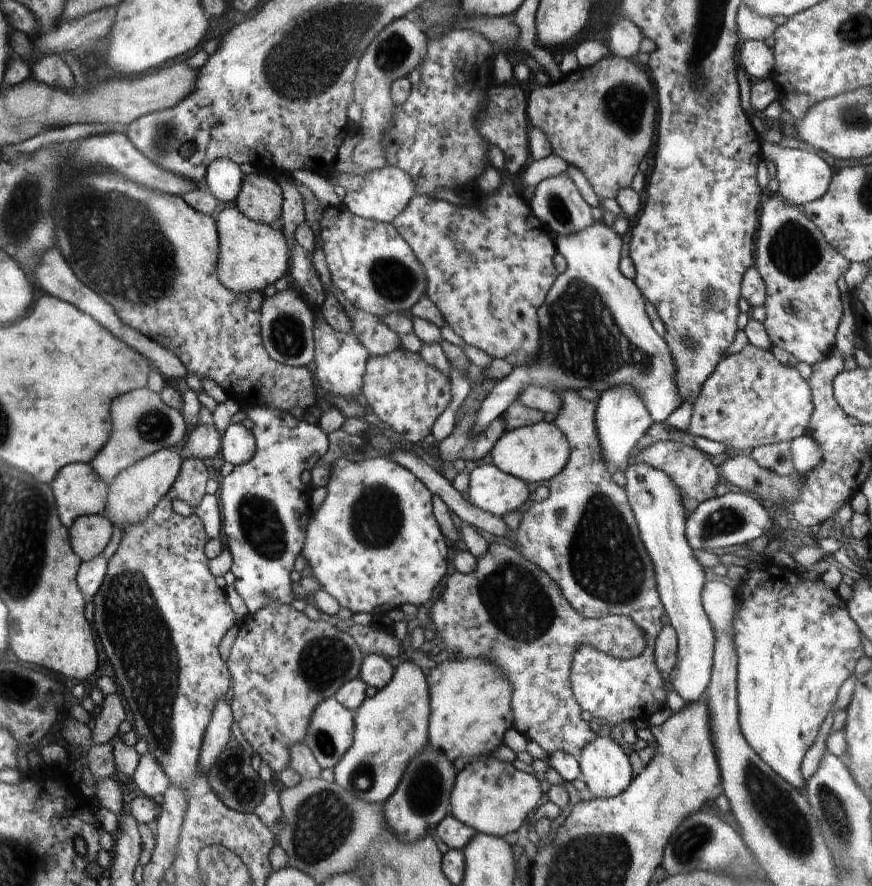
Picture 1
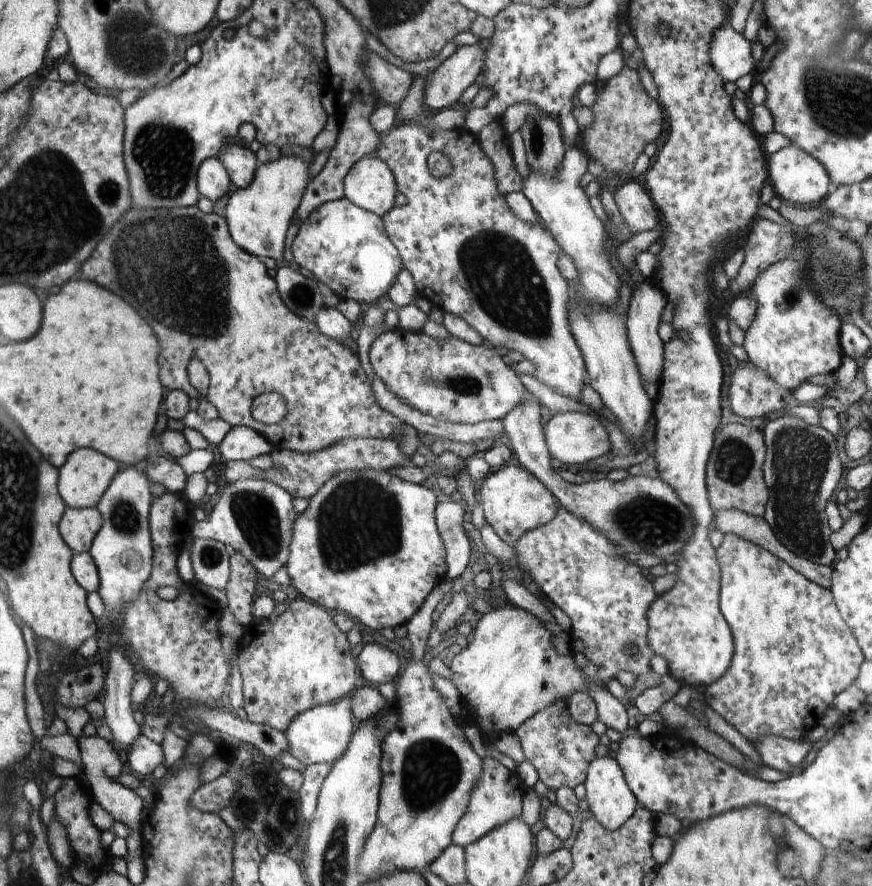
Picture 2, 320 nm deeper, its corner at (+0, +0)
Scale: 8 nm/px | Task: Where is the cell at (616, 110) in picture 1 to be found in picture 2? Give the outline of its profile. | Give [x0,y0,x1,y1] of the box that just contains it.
[580,65,664,175]

